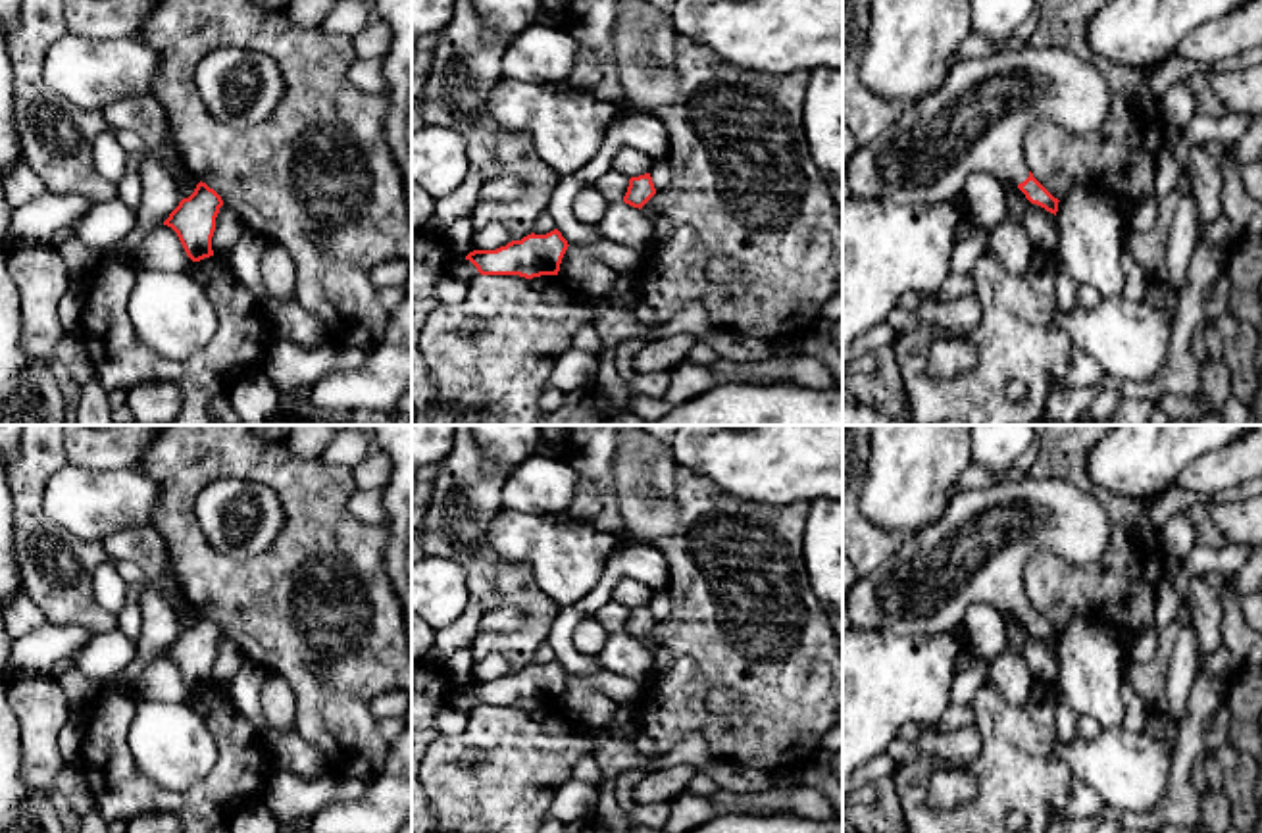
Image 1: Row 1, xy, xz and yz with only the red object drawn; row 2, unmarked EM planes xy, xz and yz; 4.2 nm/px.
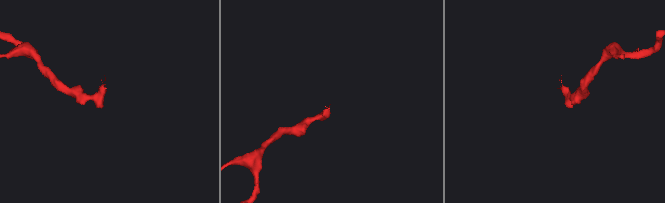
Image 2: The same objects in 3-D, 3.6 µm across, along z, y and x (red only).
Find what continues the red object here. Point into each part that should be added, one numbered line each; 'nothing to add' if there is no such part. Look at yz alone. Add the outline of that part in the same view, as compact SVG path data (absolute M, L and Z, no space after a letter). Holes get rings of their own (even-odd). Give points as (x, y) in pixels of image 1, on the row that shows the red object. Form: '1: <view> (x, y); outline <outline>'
1: yz (976, 122); outline M1025 46L958 58L939 92L908 106L889 129L856 148L846 165L848 189L854 198L939 204L962 196L973 171L1020 185L1029 177L1022 140L1031 123L1052 121L1089 135L1106 123L1110 110L1110 87L1100 69L1064 48Z

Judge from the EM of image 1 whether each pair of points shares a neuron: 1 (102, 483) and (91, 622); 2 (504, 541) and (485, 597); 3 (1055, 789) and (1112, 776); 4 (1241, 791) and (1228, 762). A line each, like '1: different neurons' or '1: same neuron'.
1: different neurons
2: different neurons
3: different neurons
4: same neuron

